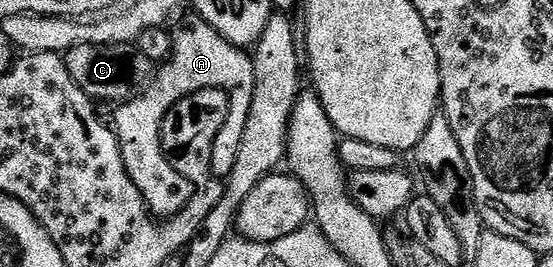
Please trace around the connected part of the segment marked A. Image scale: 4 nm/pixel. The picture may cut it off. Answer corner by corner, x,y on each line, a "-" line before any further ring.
195,16
192,19
192,22
185,23
179,31
174,31
174,46
170,59
158,67
151,85
130,102
120,102
114,107
113,129
116,137
119,138
125,170
133,184
140,190
147,209
159,220
166,220
175,214
180,214
189,204
193,191
192,179
173,168
163,148
162,126
170,109
183,97
187,97
191,93
201,92
202,89
219,89
227,94
228,100
231,102
231,111
228,114
227,125
223,126
217,133
215,143
212,146
211,164
211,174
220,180
226,180
229,172
233,172
233,163
237,160
237,148
241,148
241,136
245,132
245,120
249,120
249,104
253,104
255,64
252,55
242,46
229,44
229,40
225,40
225,36
218,34
202,18

